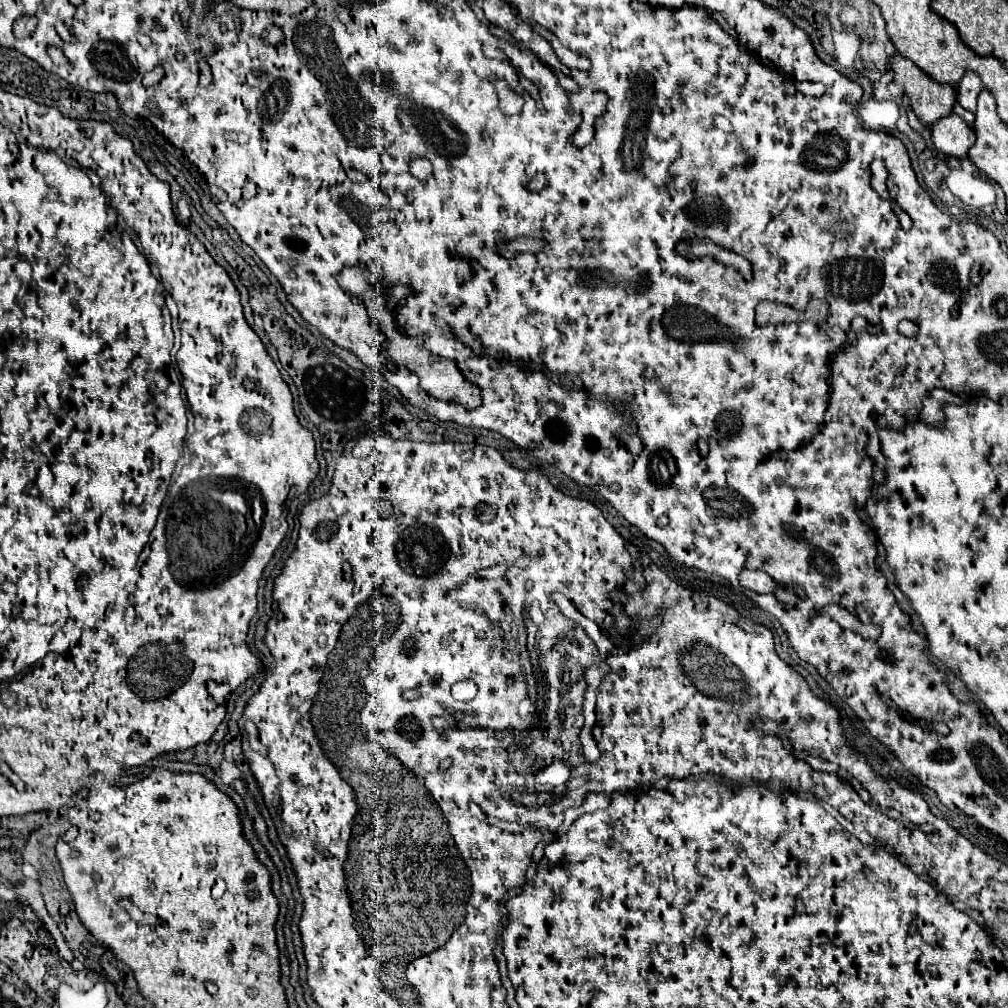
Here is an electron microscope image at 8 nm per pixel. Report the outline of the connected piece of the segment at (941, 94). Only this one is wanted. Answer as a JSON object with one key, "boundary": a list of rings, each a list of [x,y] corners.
{"boundary":[[[901,54],[891,58],[891,70],[895,74],[895,82],[901,84],[905,94],[911,98],[911,108],[923,124],[933,126],[933,122],[953,112],[953,106],[957,104],[955,86],[935,82]]]}

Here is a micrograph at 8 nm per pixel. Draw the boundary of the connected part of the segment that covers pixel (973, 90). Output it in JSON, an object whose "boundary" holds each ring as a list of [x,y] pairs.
{"boundary":[[[963,74],[961,82],[959,82],[959,104],[965,108],[965,110],[971,110],[975,112],[975,106],[977,106],[977,96],[979,92],[983,90],[983,84],[979,82],[979,76],[977,74]]]}

